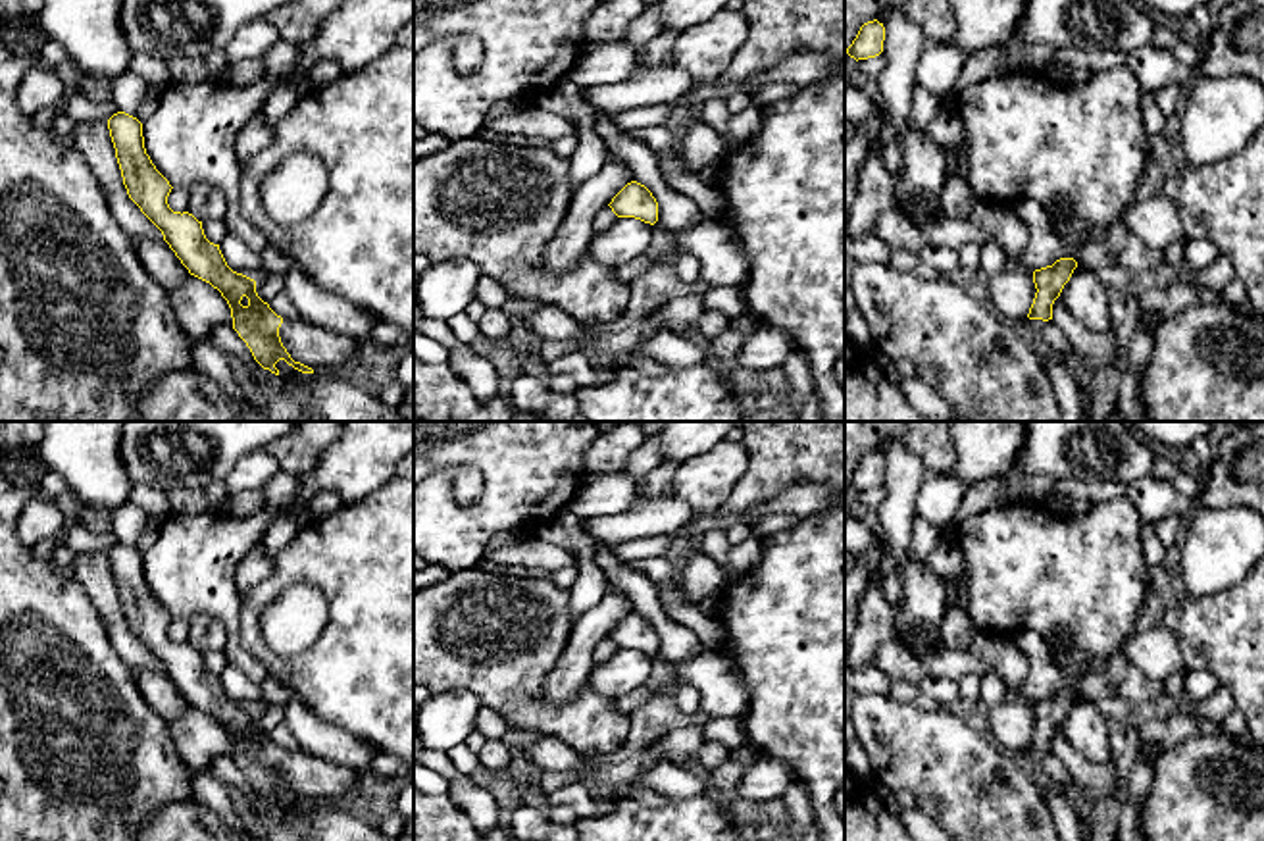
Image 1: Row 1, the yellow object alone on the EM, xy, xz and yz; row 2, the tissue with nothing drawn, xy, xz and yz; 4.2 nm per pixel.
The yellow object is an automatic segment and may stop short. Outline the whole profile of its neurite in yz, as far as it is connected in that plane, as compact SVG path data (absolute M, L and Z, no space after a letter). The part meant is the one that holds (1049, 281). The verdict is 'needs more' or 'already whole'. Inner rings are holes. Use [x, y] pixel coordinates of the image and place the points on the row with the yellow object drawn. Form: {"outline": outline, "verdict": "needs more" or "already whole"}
{"outline": "M1060 258L1052 266L1033 271L1037 293L1027 314L1029 319L1052 319L1052 304L1060 296L1075 268L1077 262L1074 258Z", "verdict": "already whole"}

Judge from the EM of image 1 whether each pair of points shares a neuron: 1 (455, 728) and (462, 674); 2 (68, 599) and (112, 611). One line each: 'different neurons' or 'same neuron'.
1: different neurons
2: different neurons

